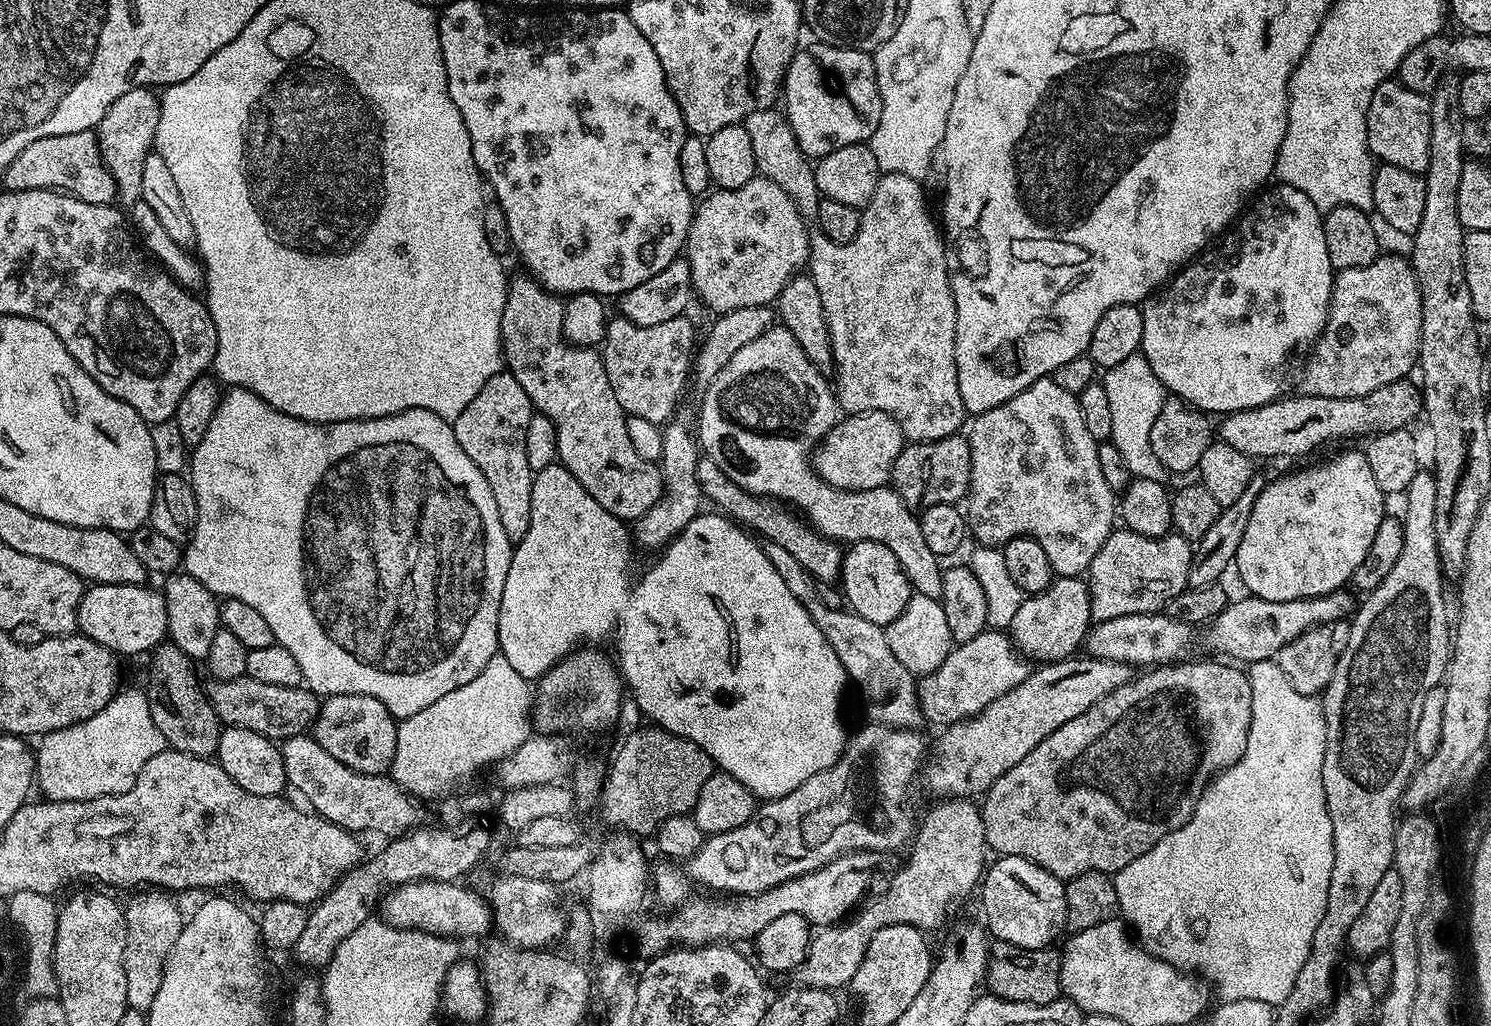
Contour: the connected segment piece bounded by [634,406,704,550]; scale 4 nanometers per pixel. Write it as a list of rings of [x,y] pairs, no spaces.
[[[684,406],[677,407],[673,417],[662,428],[662,454],[658,461],[658,467],[664,476],[664,497],[661,498],[646,514],[641,516],[634,524],[634,540],[637,545],[644,548],[663,549],[670,543],[690,522],[694,522],[696,516],[701,515],[704,492],[698,486],[698,466],[702,449],[694,435],[694,420],[688,417]]]

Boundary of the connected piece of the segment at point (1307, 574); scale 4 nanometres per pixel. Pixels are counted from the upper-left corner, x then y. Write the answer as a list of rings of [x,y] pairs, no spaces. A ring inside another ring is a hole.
[[[1360,450],[1340,452],[1321,464],[1300,468],[1289,476],[1280,476],[1273,484],[1272,481],[1265,483],[1254,502],[1250,522],[1238,546],[1234,572],[1236,570],[1240,575],[1249,593],[1270,602],[1290,602],[1341,591],[1364,559],[1358,552],[1338,552],[1362,548],[1344,544],[1344,538],[1334,532],[1336,528],[1377,531],[1380,525],[1378,518],[1384,518],[1386,514],[1360,514],[1356,512],[1356,506],[1364,506],[1364,502],[1356,500],[1379,488],[1374,482],[1374,473],[1370,471],[1370,462],[1366,462]],[[1324,560],[1330,568],[1330,589],[1316,588],[1316,564],[1324,564]]]

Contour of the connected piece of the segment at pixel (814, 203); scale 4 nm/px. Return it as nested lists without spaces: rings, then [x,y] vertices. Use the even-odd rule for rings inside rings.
[[[776,106],[766,110],[754,110],[754,114],[750,114],[744,120],[743,126],[746,134],[750,134],[757,173],[778,182],[778,186],[782,186],[782,190],[790,194],[805,218],[815,217],[822,197],[816,189],[814,164],[798,146],[798,138],[794,138],[794,130],[787,116]]]

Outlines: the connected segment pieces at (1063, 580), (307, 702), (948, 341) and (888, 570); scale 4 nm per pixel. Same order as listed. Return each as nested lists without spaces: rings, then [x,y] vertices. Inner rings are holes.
[[[1056,576],[1045,592],[1029,595],[1018,606],[1010,625],[1012,643],[1032,662],[1067,660],[1075,648],[1083,645],[1092,627],[1092,607],[1087,579],[1079,576]]]
[[[242,675],[236,680],[212,680],[206,688],[208,701],[214,706],[221,725],[254,730],[269,740],[283,742],[292,736],[303,736],[316,723],[321,697],[311,688],[301,686],[270,686]]]
[[[883,173],[874,198],[860,213],[860,229],[855,238],[839,244],[818,230],[813,231],[808,237],[806,265],[818,294],[822,294],[822,308],[829,324],[839,407],[848,414],[890,414],[912,442],[955,436],[965,427],[966,419],[958,390],[956,307],[952,277],[948,275],[948,253],[937,217],[935,220],[928,209],[924,186],[906,174]]]
[[[858,540],[849,543],[842,556],[840,580],[844,582],[844,596],[849,604],[847,607],[867,621],[883,626],[894,622],[894,618],[898,618],[898,614],[906,610],[906,602],[910,602],[914,594],[912,583],[908,581],[906,570],[902,570],[894,550],[890,550],[890,546],[882,546],[882,542]]]

